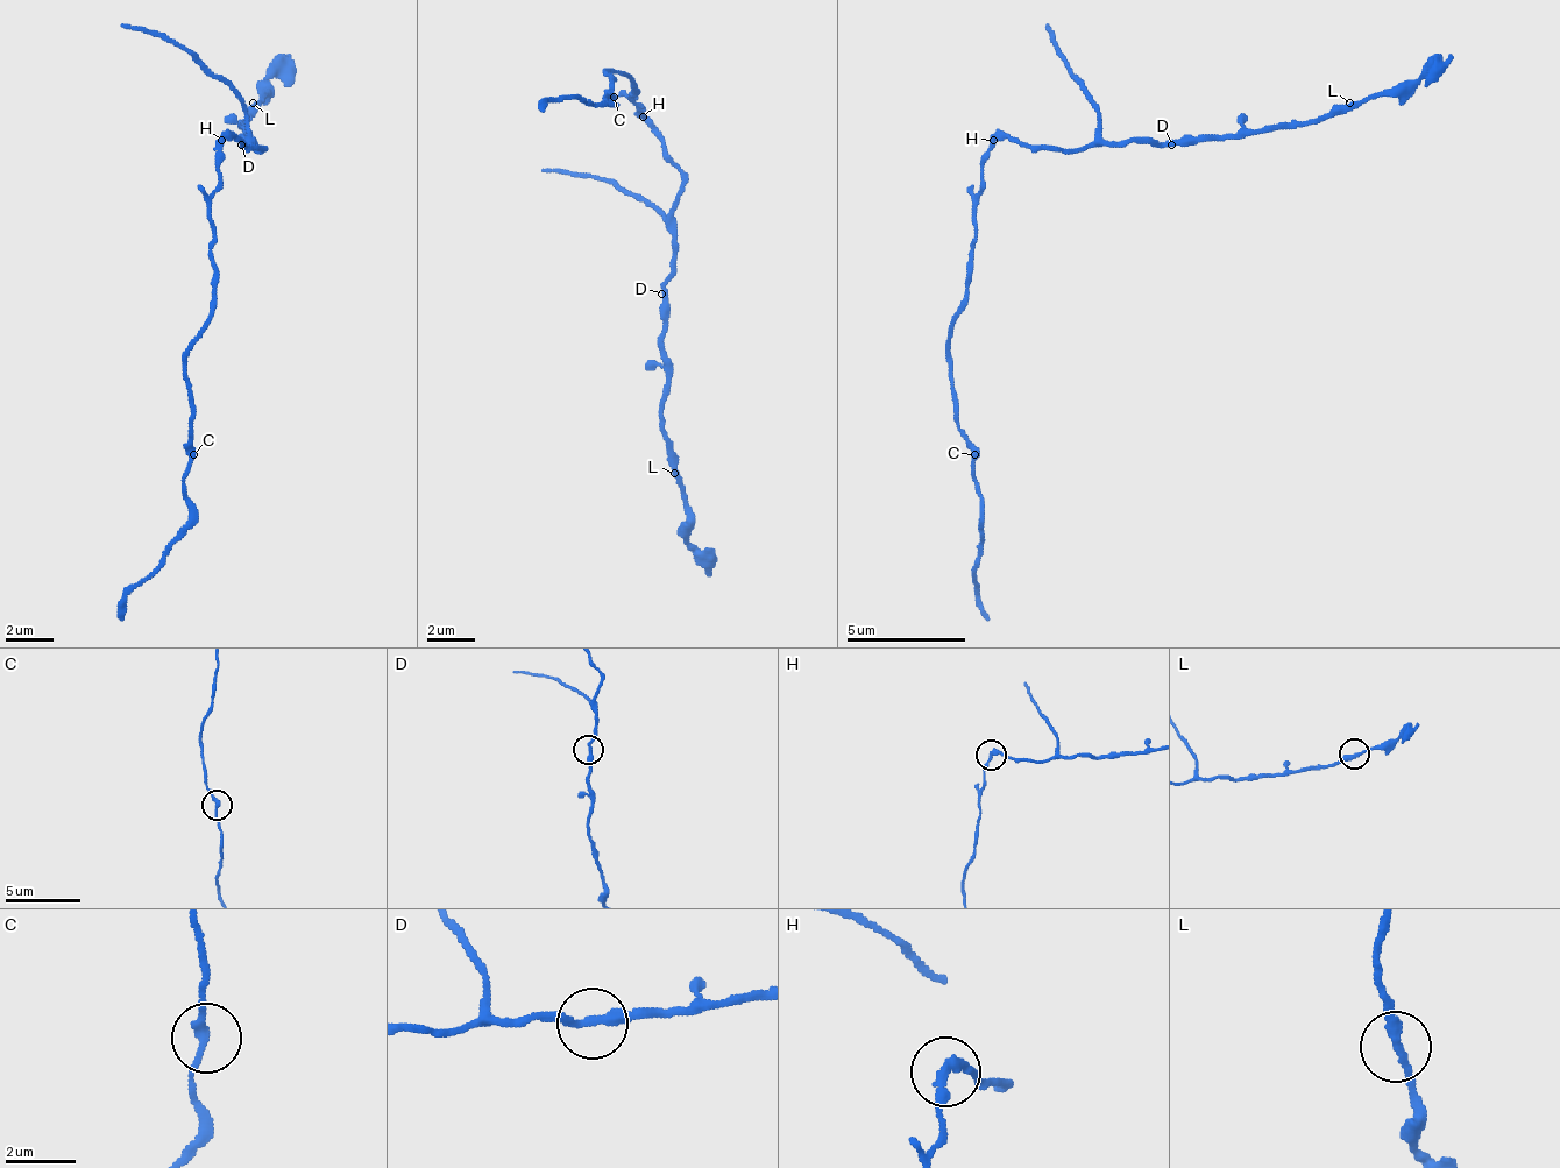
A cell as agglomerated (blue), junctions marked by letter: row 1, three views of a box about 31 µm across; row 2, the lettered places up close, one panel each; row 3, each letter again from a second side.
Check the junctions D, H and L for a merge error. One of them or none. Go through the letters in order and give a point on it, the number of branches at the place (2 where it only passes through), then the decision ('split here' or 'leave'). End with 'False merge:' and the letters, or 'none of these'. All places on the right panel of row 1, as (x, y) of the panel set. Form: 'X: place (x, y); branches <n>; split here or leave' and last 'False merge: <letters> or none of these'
D: place (1171, 144); branches 2; leave
H: place (993, 140); branches 2; split here
L: place (1349, 103); branches 2; leave
False merge: H

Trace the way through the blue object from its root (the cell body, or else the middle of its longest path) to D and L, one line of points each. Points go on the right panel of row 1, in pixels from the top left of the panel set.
D: (986, 150), (998, 139), (1016, 139), (1022, 144), (1046, 144), (1051, 150), (1082, 150), (1087, 144), (1171, 144)
L: (986, 150), (998, 139), (1046, 144), (1051, 150), (1242, 139), (1248, 133), (1326, 121), (1349, 103)

